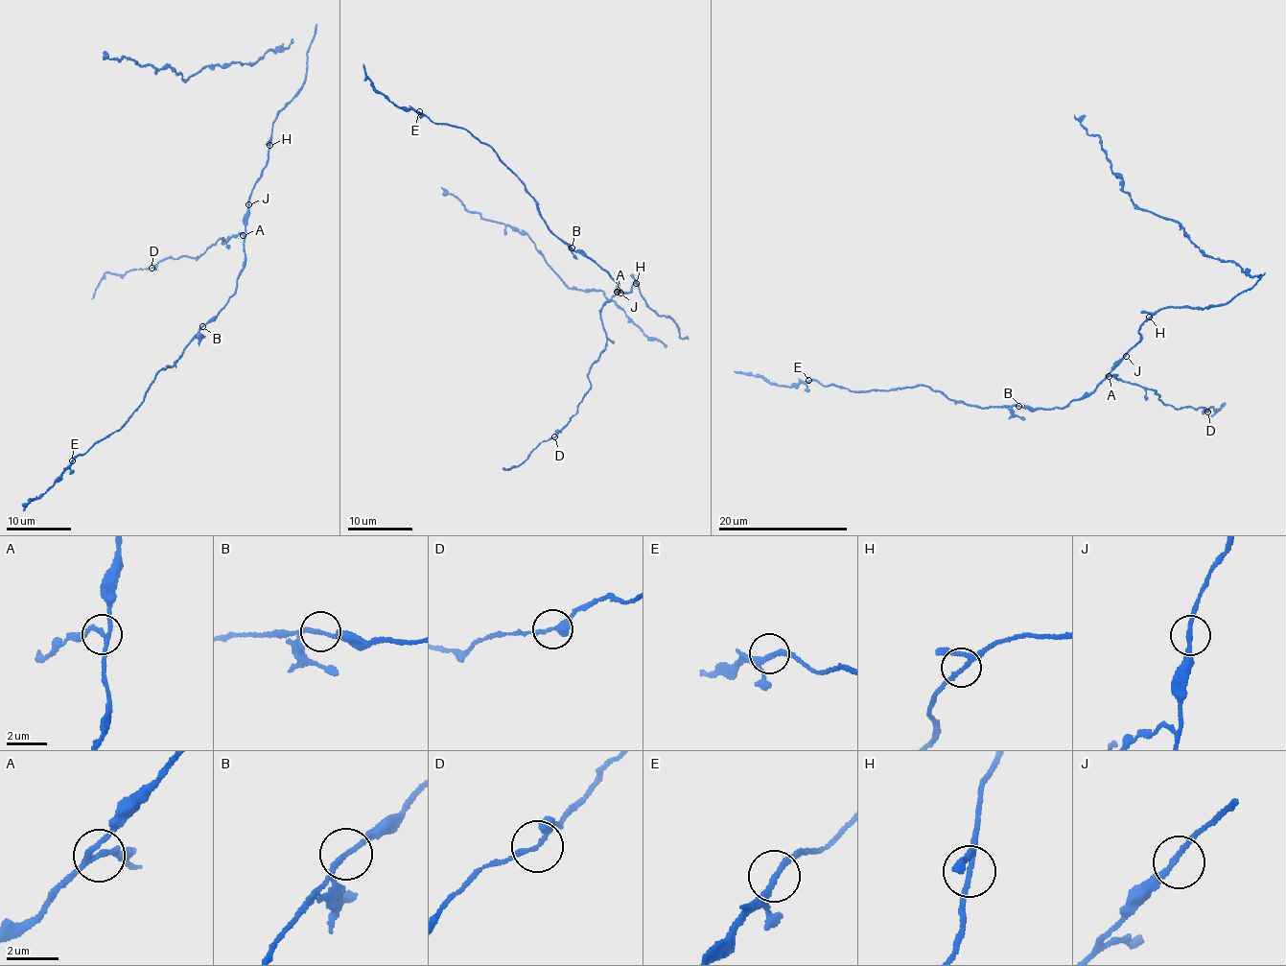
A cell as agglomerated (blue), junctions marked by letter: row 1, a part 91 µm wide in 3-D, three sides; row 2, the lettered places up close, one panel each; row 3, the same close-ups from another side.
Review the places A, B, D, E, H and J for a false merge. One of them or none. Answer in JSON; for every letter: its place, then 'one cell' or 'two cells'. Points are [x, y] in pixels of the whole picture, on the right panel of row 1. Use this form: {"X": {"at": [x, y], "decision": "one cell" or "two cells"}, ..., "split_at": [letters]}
{"A": {"at": [1109, 376], "decision": "one cell"}, "B": {"at": [1018, 406], "decision": "one cell"}, "D": {"at": [1207, 412], "decision": "one cell"}, "E": {"at": [808, 380], "decision": "one cell"}, "H": {"at": [1149, 317], "decision": "one cell"}, "J": {"at": [1126, 356], "decision": "one cell"}, "split_at": []}

